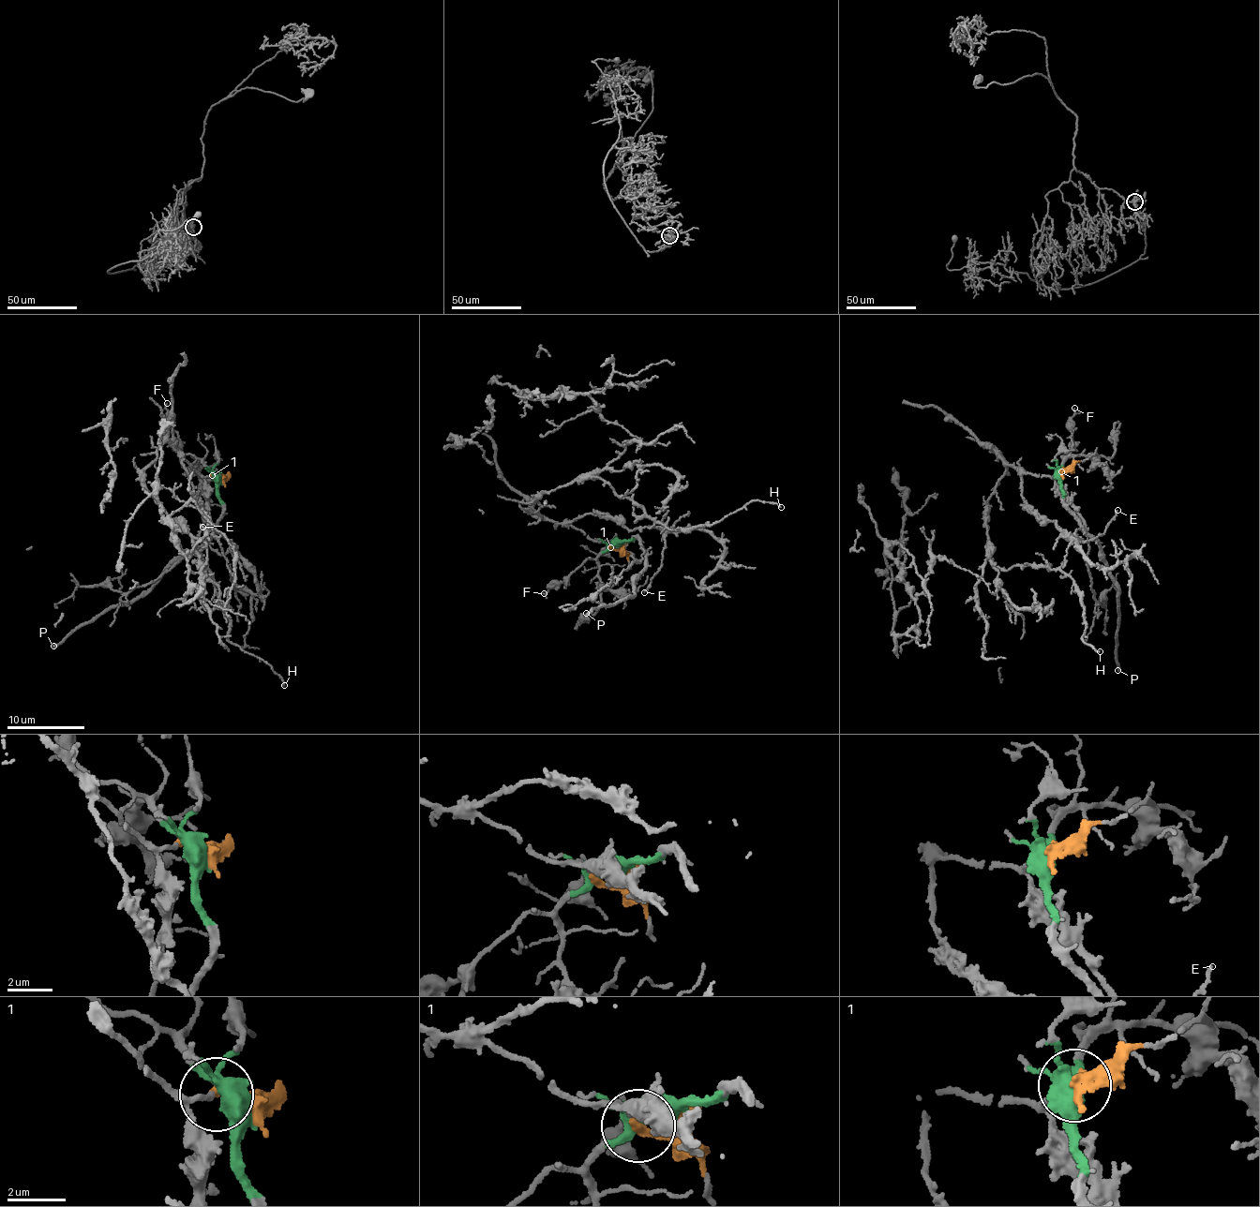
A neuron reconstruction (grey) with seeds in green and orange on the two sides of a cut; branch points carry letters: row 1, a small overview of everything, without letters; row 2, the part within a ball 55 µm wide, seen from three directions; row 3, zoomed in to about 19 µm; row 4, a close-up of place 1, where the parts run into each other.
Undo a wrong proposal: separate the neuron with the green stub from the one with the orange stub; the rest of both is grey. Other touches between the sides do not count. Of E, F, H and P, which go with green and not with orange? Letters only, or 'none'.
F, P

